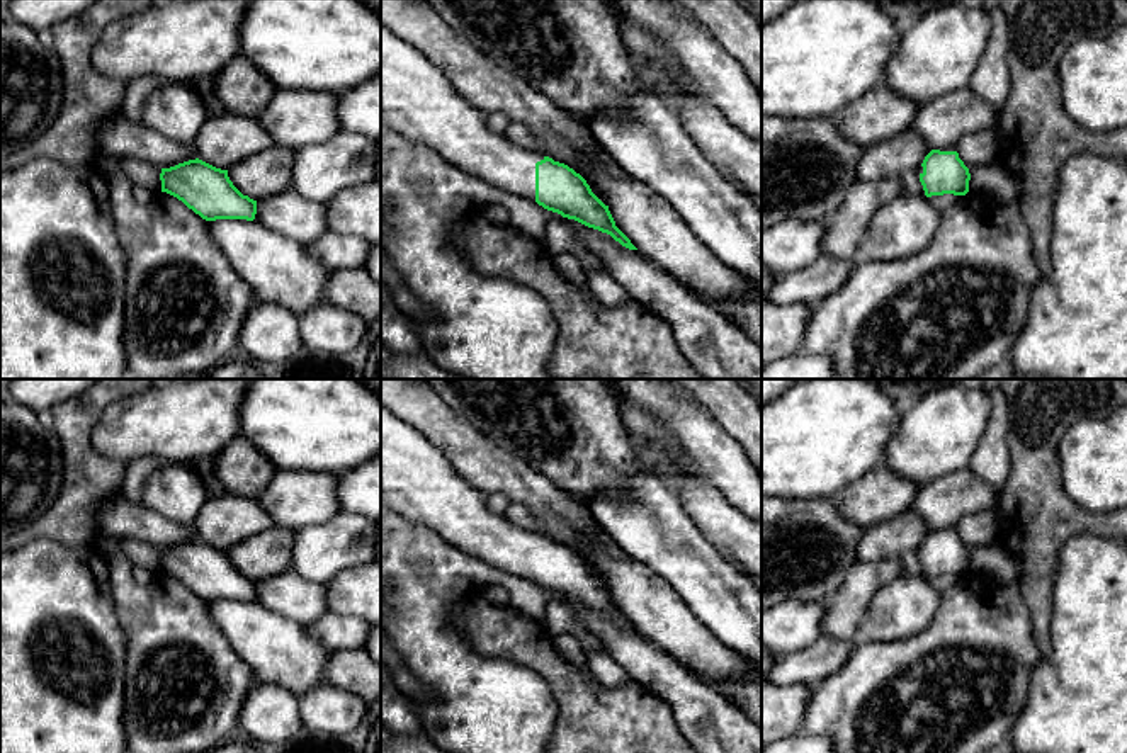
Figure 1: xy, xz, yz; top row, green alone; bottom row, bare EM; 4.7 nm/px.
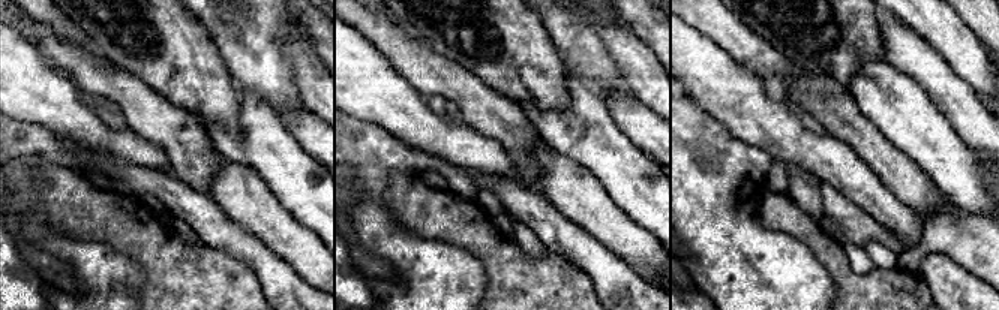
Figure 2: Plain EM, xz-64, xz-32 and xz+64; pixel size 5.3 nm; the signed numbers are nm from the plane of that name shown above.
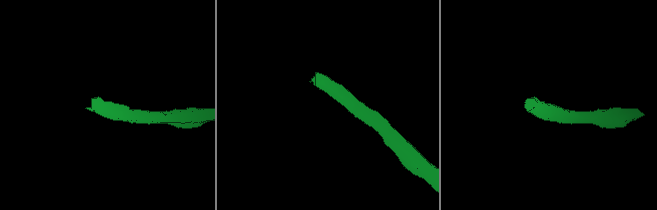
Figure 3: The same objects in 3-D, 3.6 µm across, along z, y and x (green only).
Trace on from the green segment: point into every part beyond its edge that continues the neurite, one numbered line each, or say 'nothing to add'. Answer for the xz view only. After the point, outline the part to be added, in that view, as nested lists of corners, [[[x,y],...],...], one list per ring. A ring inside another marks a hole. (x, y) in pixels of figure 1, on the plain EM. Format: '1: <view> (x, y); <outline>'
1: xz (419, 483); [[[381,406],[381,501],[401,518],[435,530],[445,542],[512,576],[535,581],[535,544],[544,541],[493,513],[474,490],[418,428]]]

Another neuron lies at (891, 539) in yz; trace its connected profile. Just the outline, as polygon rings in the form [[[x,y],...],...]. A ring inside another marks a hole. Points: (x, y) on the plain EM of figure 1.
[[[911,510],[865,529],[857,546],[857,559],[874,563],[899,559],[908,551],[918,551],[932,530],[925,520]]]

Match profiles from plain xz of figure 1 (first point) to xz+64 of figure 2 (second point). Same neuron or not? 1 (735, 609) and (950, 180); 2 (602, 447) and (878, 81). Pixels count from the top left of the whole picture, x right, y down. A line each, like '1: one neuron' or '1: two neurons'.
1: one neuron
2: two neurons

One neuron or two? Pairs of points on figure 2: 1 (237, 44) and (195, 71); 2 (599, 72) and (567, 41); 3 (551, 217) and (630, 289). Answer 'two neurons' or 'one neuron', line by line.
1: two neurons
2: one neuron
3: one neuron

